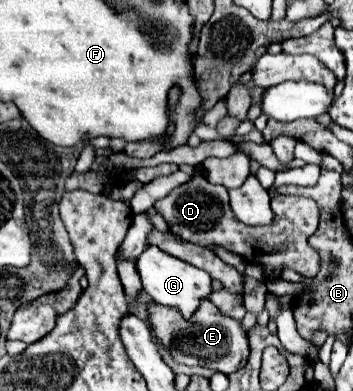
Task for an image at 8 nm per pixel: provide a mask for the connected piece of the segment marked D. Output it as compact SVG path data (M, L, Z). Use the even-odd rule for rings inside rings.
M194 174L190 182L176 186L168 196L156 200L154 208L164 216L172 234L204 248L222 246L238 256L244 256L248 264L260 264L266 270L266 280L278 280L284 268L292 268L306 278L314 278L320 270L320 256L308 244L308 238L318 228L318 206L312 198L274 194L272 224L246 226L234 218L226 188L210 184L204 174Z

